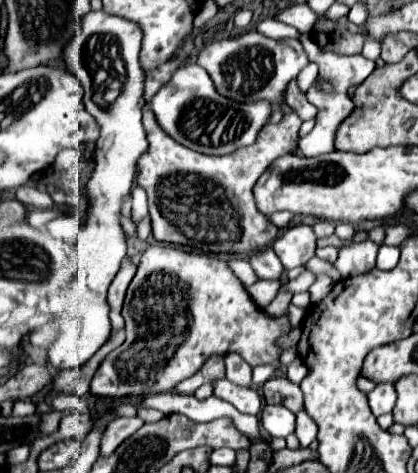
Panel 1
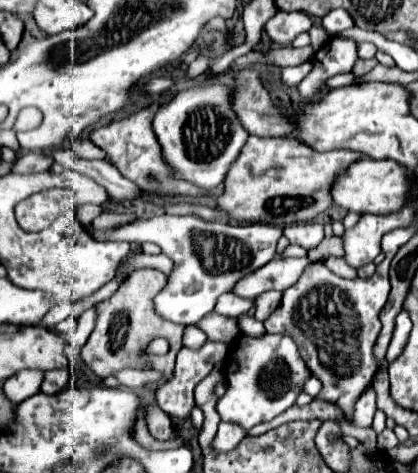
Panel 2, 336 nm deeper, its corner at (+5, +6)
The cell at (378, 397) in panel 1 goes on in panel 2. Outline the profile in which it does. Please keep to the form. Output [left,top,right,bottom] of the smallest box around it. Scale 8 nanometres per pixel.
[349,388,377,428]

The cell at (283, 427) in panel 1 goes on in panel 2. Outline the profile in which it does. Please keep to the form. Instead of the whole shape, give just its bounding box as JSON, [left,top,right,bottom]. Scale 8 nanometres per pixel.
[217,334,311,430]

